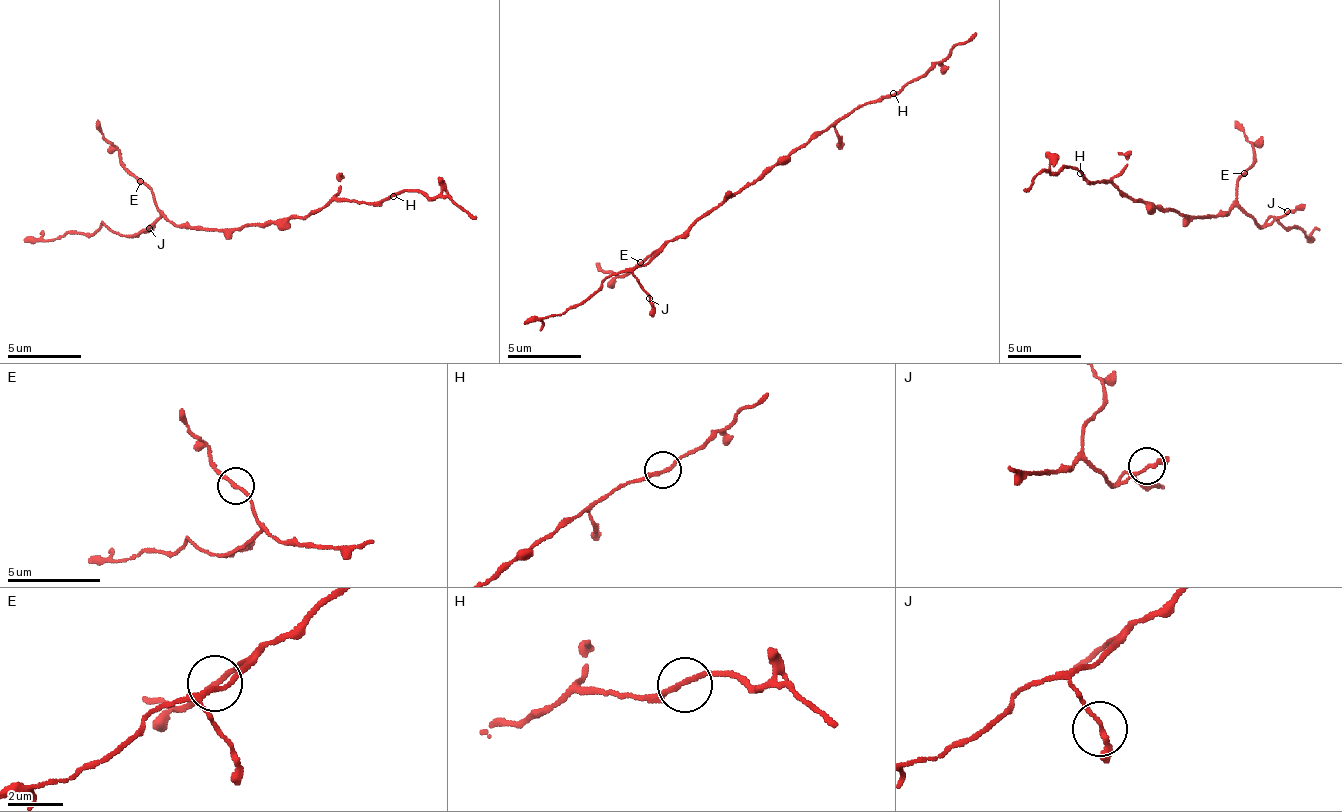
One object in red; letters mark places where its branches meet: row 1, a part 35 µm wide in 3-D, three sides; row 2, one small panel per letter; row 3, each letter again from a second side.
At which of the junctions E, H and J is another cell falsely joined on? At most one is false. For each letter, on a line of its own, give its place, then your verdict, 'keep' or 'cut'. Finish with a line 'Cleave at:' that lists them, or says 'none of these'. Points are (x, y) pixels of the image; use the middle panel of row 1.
E: at (640, 262); keep
H: at (893, 93); keep
J: at (649, 298); keep
Cleave at: none of these

